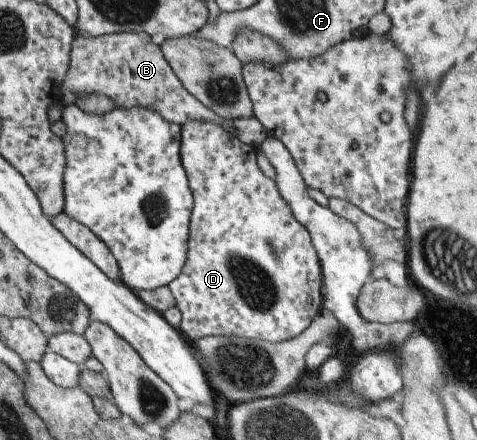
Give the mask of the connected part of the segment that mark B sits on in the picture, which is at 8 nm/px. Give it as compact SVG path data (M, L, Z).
M117 32L114 34L105 34L86 38L75 33L73 41L70 43L70 62L65 77L62 79L62 97L60 102L62 105L73 104L77 94L83 93L101 93L114 101L114 107L130 108L133 106L145 106L162 117L166 122L181 127L188 119L196 119L199 121L210 121L219 124L230 134L235 134L239 141L249 144L254 148L259 147L260 143L265 139L266 128L257 121L253 116L249 119L240 120L224 120L215 115L210 109L202 106L177 79L174 71L169 67L167 60L163 57L162 51L158 45L151 43L150 36L143 32Z

